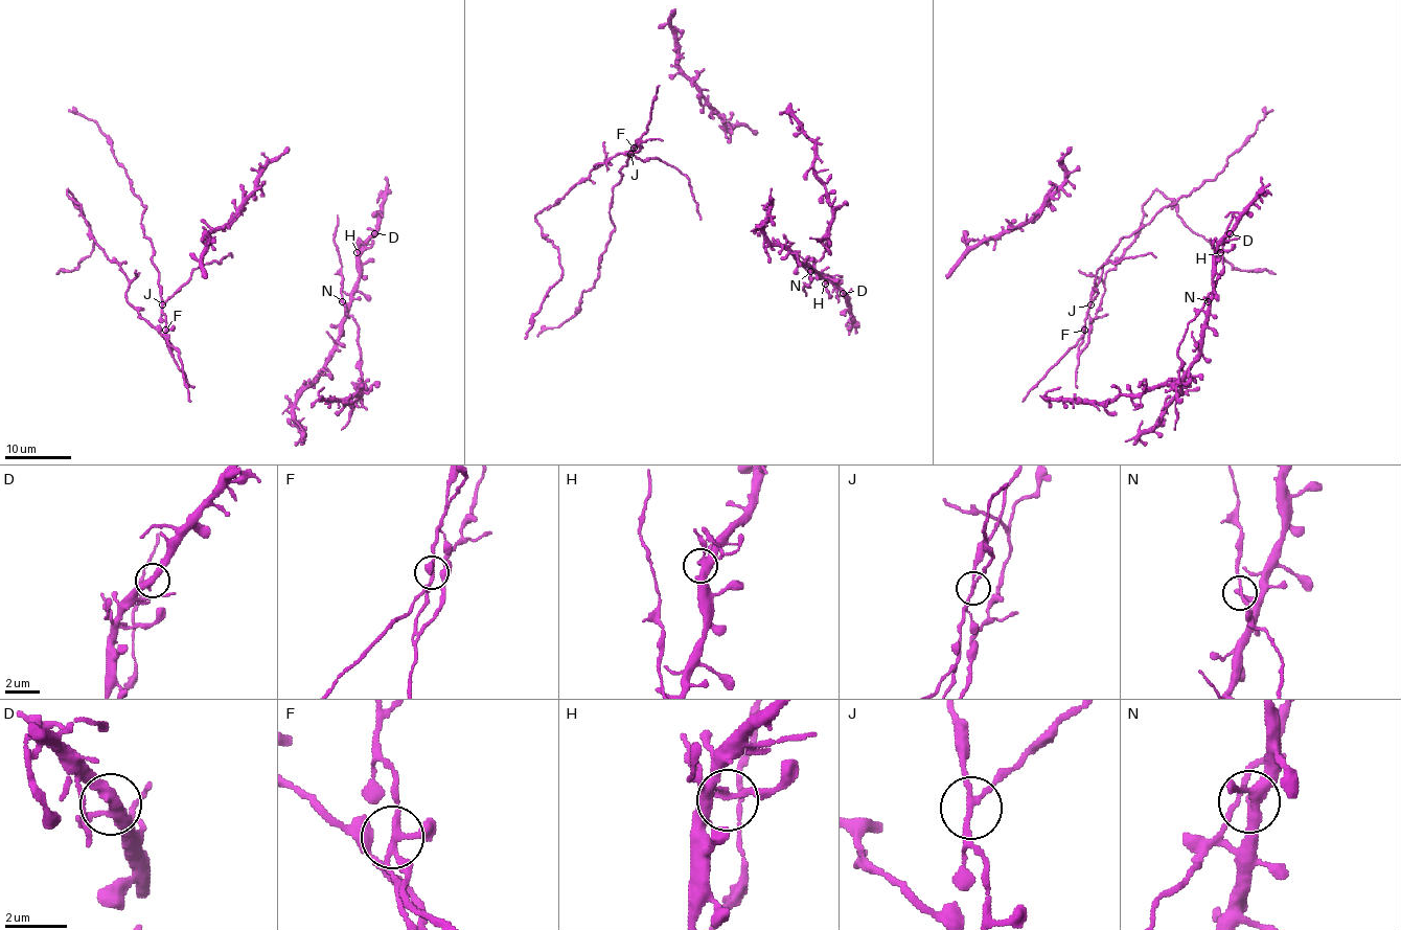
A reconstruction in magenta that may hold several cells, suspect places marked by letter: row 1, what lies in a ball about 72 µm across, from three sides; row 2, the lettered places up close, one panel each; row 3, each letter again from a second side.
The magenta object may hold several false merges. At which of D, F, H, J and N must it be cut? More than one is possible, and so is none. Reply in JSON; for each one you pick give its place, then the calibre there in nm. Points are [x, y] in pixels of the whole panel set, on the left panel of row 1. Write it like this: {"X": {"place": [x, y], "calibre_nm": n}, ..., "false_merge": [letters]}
{"F": {"place": [165, 330], "calibre_nm": 200}, "J": {"place": [162, 304], "calibre_nm": 150}, "false_merge": ["F", "J"]}

